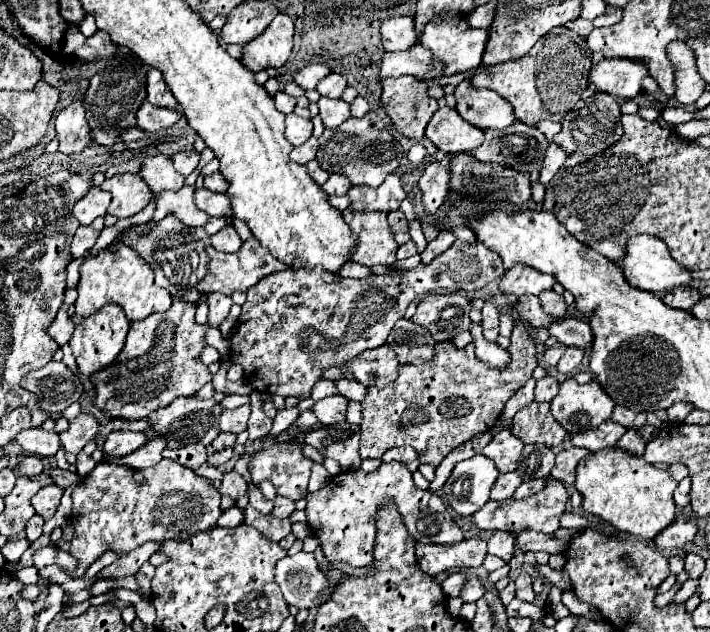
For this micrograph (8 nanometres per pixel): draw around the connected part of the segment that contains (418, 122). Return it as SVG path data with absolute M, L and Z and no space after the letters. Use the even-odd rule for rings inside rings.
M414 76L386 78L382 82L382 104L396 130L412 140L424 136L424 128L438 110L438 102L428 96L428 84Z

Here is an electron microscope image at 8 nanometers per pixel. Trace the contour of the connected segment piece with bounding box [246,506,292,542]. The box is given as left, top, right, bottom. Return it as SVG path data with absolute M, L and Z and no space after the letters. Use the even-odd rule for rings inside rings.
M250 506L246 508L246 524L254 526L260 534L264 534L264 536L268 536L270 540L276 540L276 542L282 540L290 532L290 526L292 526L290 520L280 520L276 516L264 516Z

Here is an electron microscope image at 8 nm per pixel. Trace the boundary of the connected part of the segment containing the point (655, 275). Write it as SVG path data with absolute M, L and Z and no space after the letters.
M640 234L634 236L626 242L626 252L620 260L620 268L624 270L624 278L632 288L640 288L640 290L648 290L652 294L656 292L670 292L672 288L678 286L688 286L692 282L690 272L680 266L668 252L666 244L660 242L660 238L656 236L648 236L648 234Z

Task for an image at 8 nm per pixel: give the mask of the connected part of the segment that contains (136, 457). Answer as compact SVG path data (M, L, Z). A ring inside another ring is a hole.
M158 438L158 440L146 442L144 446L140 446L132 454L126 454L126 456L104 456L104 462L124 464L124 466L132 466L136 470L142 470L142 468L150 468L150 466L158 464L162 460L162 450L164 448L166 448L166 442L162 438Z

